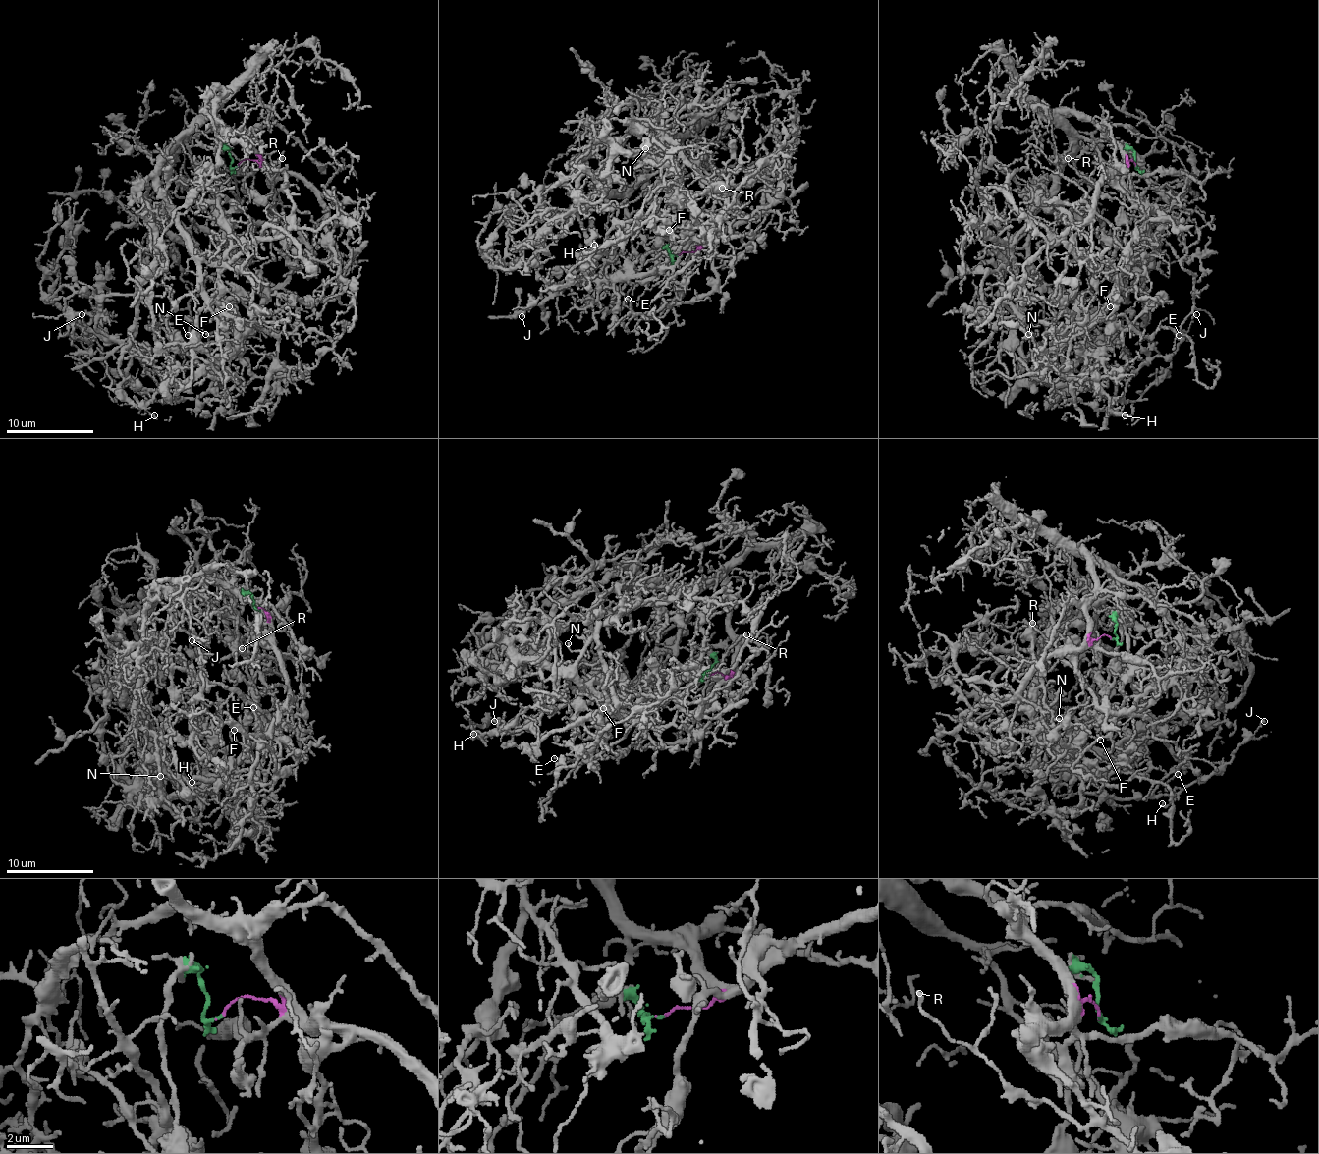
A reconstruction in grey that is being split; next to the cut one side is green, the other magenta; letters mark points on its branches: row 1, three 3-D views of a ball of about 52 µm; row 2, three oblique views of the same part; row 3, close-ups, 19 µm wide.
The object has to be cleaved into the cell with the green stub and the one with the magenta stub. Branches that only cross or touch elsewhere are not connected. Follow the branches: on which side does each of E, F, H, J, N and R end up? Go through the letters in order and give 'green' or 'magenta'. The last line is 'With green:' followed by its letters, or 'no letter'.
E: magenta
F: green
H: green
J: green
N: green
R: magenta
With green: F, H, J, N

